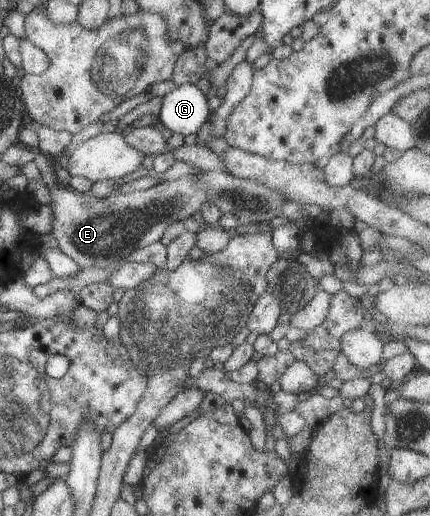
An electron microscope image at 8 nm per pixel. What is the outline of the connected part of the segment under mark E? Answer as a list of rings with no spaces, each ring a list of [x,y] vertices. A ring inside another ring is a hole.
[[[36,152],[33,160],[41,179],[51,192],[53,219],[50,234],[58,241],[62,252],[73,258],[81,269],[103,269],[128,257],[134,250],[160,241],[170,224],[187,219],[206,203],[216,204],[223,214],[235,214],[240,225],[251,224],[263,228],[271,219],[280,216],[281,205],[286,202],[282,193],[273,191],[261,182],[241,179],[216,170],[163,182],[146,190],[131,193],[117,191],[105,199],[97,199],[91,192],[79,193],[70,186],[59,183],[51,160],[44,154]]]

